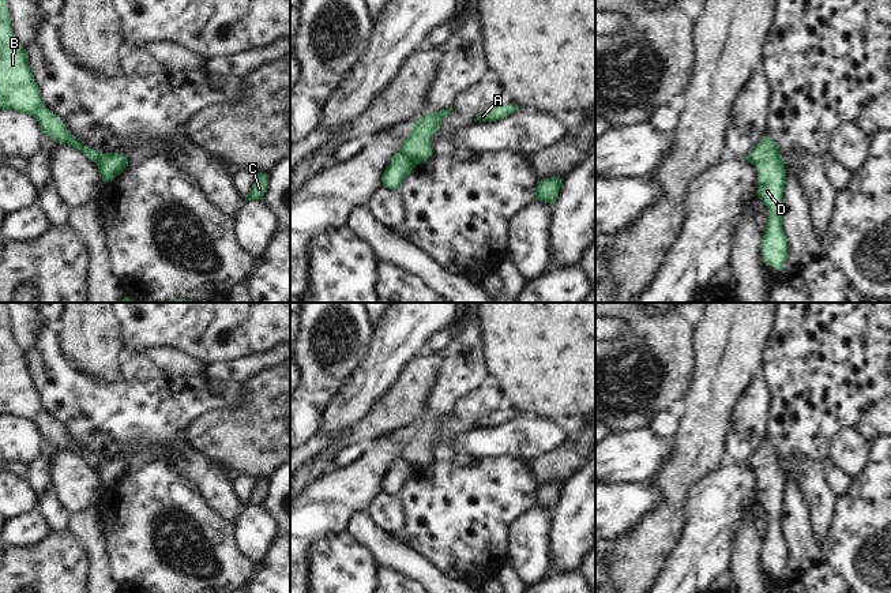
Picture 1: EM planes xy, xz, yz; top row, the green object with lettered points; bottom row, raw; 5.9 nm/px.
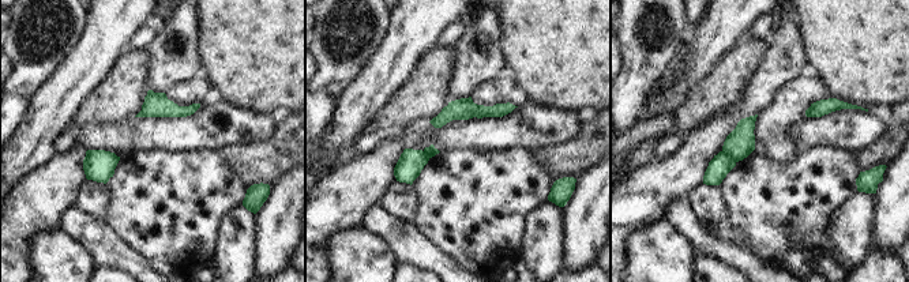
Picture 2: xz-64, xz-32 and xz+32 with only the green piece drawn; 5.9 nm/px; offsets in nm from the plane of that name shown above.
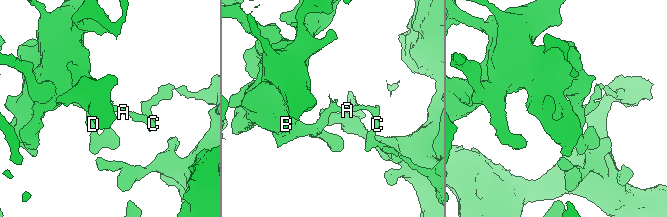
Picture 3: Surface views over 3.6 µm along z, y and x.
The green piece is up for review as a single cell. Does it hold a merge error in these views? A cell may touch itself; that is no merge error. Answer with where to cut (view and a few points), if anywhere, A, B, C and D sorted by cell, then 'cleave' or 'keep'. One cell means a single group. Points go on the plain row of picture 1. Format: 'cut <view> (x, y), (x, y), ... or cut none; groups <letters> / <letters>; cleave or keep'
cut xz (399, 457), (416, 469); groups A C / B D; cleave

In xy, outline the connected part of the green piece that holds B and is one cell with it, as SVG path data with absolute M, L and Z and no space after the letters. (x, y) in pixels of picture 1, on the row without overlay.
M0 303L0 416L14 416L33 421L45 442L53 443L59 450L80 455L97 469L102 459L84 453L65 434L64 428L45 412L29 372L29 363L12 338L10 315L4 303Z

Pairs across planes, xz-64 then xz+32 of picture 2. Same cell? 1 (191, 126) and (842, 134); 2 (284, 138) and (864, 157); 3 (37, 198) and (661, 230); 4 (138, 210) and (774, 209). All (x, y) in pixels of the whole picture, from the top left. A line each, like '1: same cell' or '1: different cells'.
1: same cell
2: same cell
3: different cells
4: same cell

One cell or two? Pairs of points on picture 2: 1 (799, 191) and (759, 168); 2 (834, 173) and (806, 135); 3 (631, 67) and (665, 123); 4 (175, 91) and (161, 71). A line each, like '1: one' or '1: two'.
1: one
2: two
3: two
4: two

